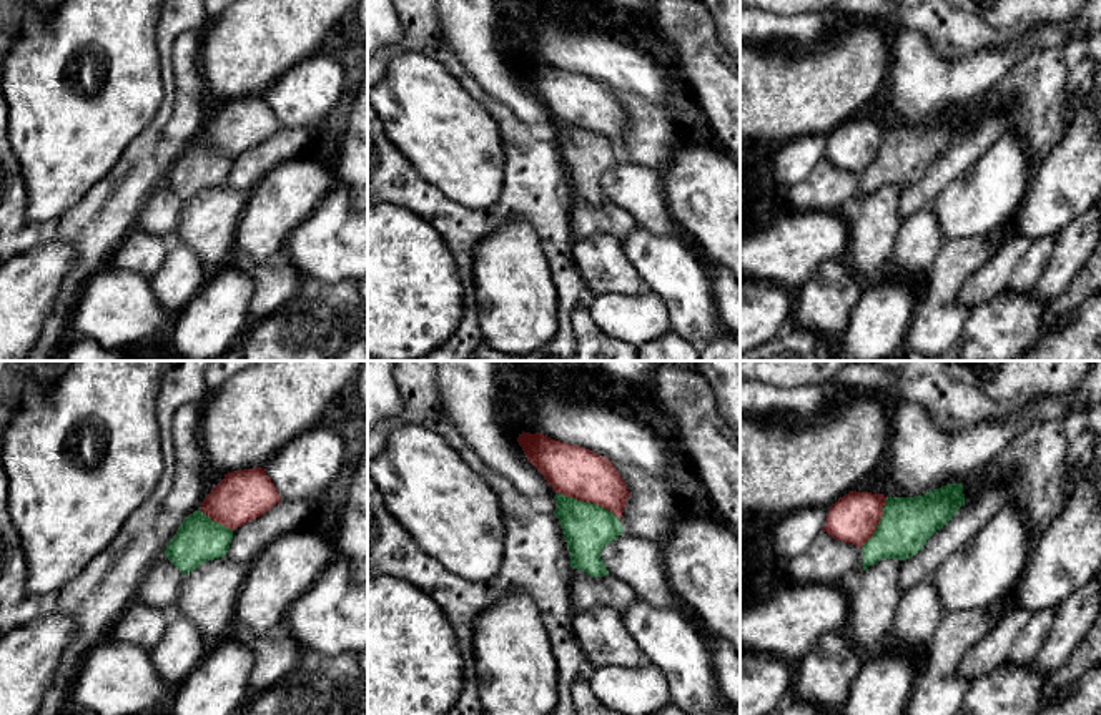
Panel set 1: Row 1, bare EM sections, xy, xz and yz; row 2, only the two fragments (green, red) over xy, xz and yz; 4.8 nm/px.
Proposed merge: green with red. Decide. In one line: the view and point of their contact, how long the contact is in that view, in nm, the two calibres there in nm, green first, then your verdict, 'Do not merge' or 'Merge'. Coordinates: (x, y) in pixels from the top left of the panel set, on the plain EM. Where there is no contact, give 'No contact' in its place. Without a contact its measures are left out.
Touches green at xz (587, 130). Shared border 340 nm. Thickness 240 nm (green) against 240 nm. Do not merge

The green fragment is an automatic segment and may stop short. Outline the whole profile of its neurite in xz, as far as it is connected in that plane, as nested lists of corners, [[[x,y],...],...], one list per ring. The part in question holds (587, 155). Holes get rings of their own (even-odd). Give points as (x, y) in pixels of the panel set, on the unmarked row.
[[[555,121],[555,145],[567,170],[570,195],[590,205],[609,201],[600,180],[622,161],[619,146],[607,136]]]

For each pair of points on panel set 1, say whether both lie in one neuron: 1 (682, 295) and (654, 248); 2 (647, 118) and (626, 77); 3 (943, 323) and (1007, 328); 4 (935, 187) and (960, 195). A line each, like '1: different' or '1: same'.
1: same
2: different
3: different
4: different

